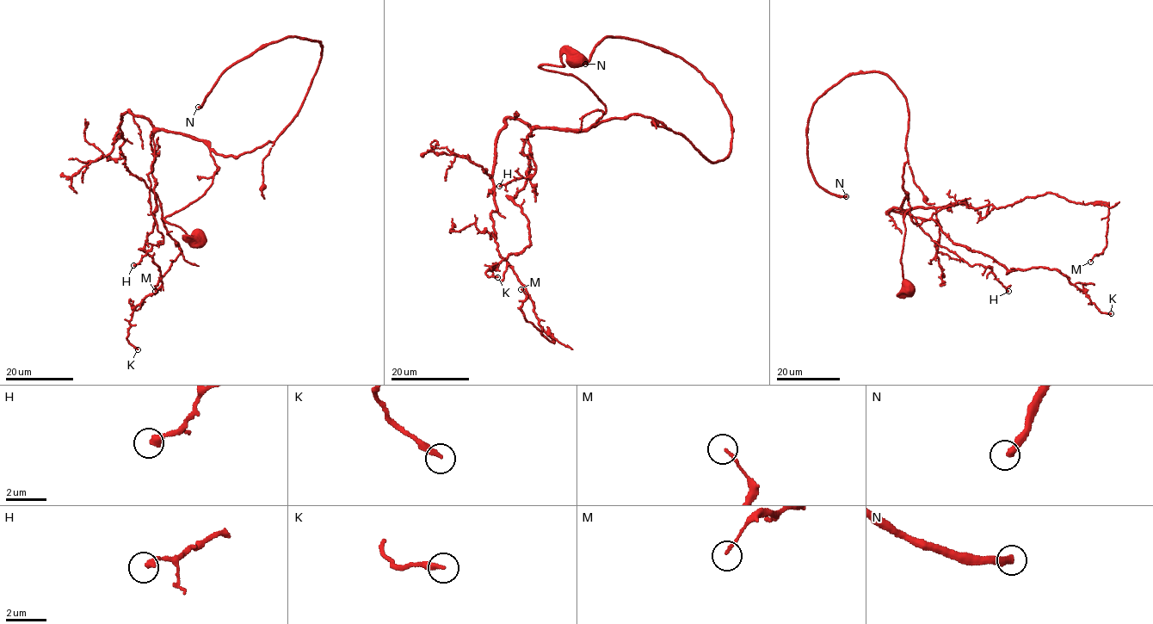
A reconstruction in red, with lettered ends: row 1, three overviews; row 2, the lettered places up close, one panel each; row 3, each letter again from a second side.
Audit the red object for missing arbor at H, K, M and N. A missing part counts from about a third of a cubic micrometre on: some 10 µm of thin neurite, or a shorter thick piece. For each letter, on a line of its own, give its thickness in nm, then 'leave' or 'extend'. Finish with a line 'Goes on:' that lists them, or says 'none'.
H: calibre 320 nm; leave
K: calibre 280 nm; extend
M: calibre 130 nm; leave
N: calibre 360 nm; leave
Goes on: K

